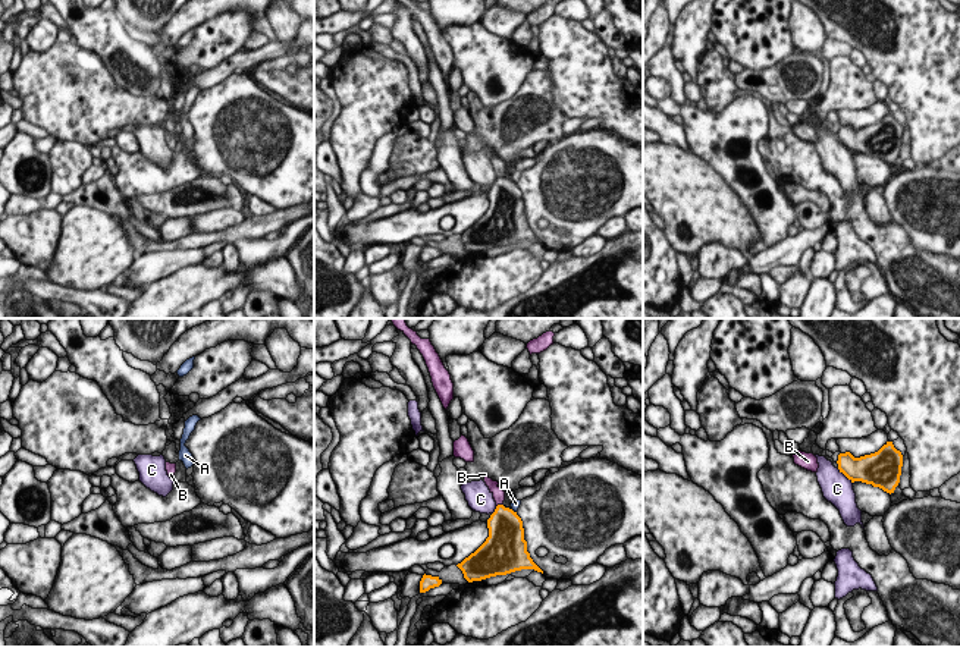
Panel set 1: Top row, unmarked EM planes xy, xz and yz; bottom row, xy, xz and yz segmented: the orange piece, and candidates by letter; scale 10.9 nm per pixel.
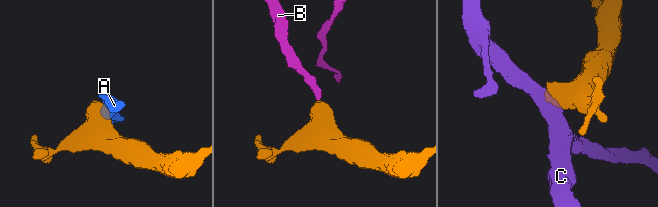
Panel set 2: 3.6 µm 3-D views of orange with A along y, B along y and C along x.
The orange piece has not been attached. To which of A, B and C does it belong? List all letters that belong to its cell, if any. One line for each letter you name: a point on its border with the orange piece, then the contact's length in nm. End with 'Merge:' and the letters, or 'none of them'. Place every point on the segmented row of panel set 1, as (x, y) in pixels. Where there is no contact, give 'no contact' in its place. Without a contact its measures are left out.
B: meets orange in xz at (499, 505); contact 90 nm long
Merge: B

